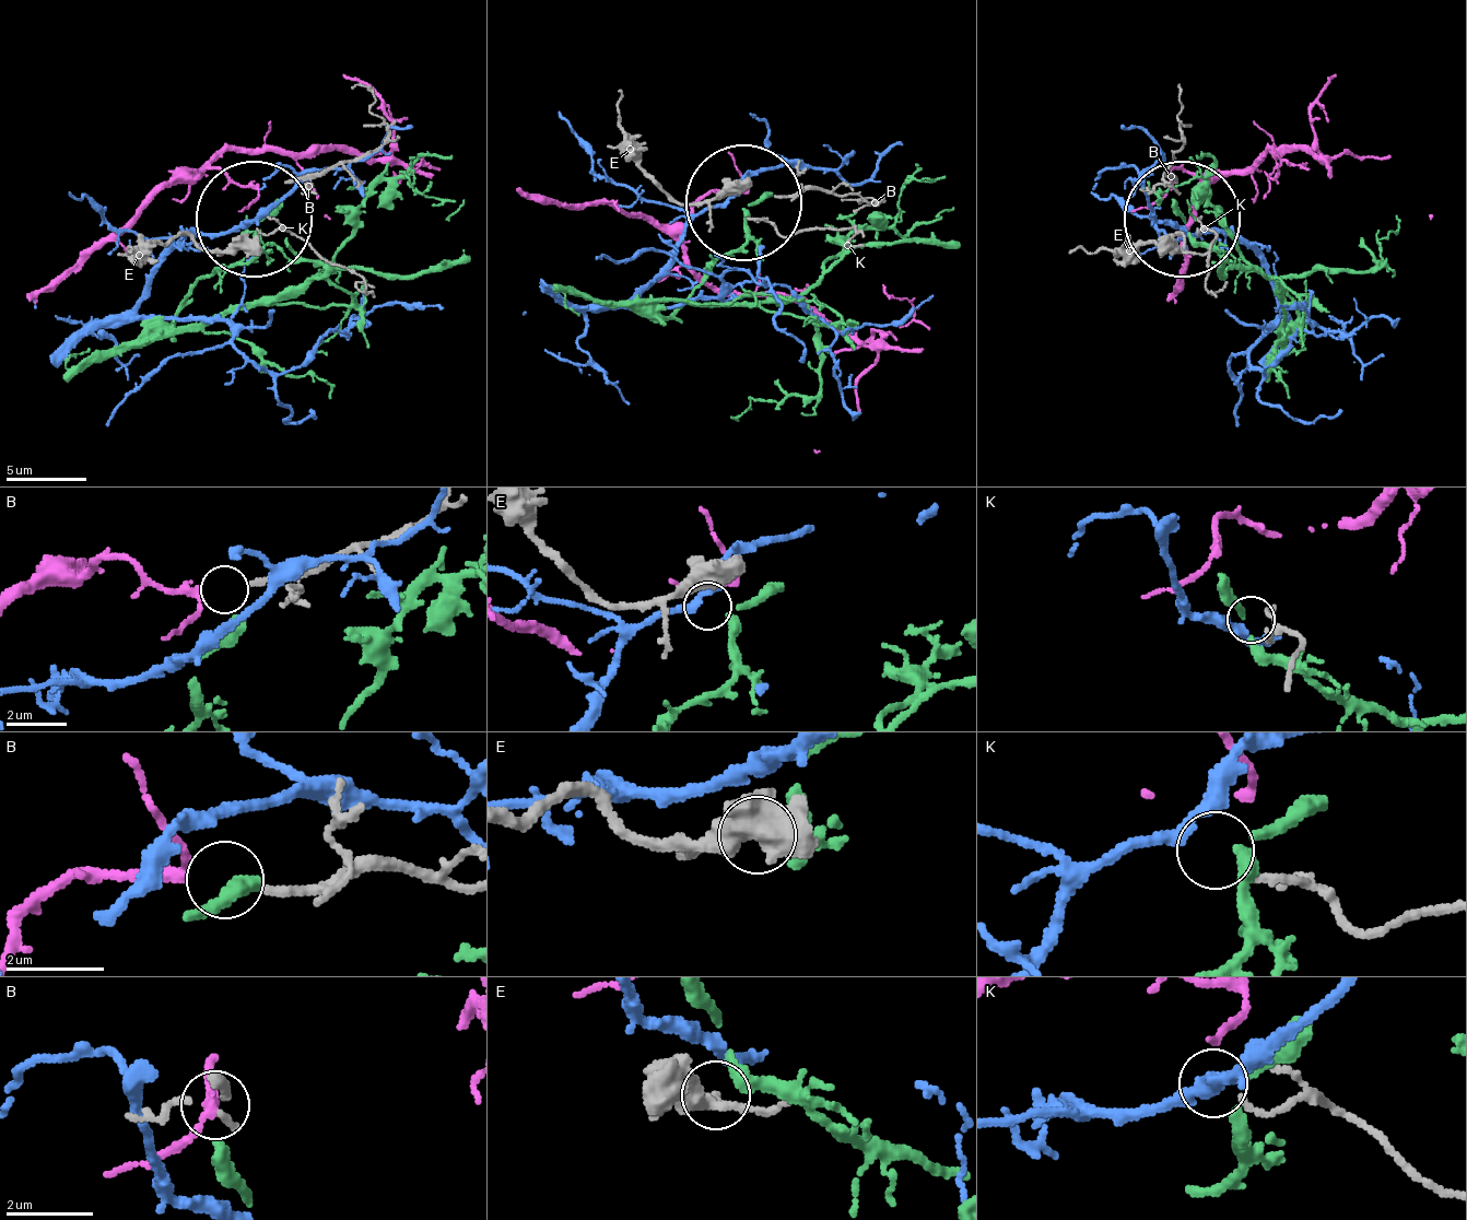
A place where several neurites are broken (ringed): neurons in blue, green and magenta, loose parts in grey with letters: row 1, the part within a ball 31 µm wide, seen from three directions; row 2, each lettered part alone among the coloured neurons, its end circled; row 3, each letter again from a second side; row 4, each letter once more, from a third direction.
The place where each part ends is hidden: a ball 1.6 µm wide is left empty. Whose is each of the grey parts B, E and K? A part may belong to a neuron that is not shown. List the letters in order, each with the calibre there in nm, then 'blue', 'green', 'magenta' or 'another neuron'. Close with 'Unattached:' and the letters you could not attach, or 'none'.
B: calibre 170 nm; magenta
E: calibre 340 nm; another neuron
K: calibre 140 nm; blue
Unattached: E

